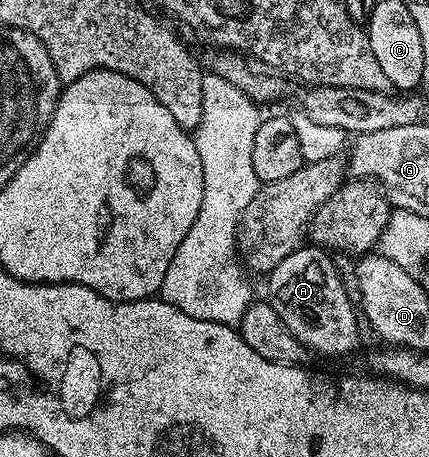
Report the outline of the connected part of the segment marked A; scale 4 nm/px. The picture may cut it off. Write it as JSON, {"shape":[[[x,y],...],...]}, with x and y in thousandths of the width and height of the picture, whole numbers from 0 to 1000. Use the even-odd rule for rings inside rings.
{"shape":[[[702,540],[685,547],[639,593],[622,600],[625,615],[622,656],[648,681],[657,707],[676,716],[676,724],[713,761],[730,775],[758,772],[765,781],[793,781],[800,772],[811,772],[821,761],[839,755],[834,733],[832,670],[821,665],[821,656],[807,646],[807,628],[797,628],[797,611],[779,584],[772,560],[744,540]]]}

